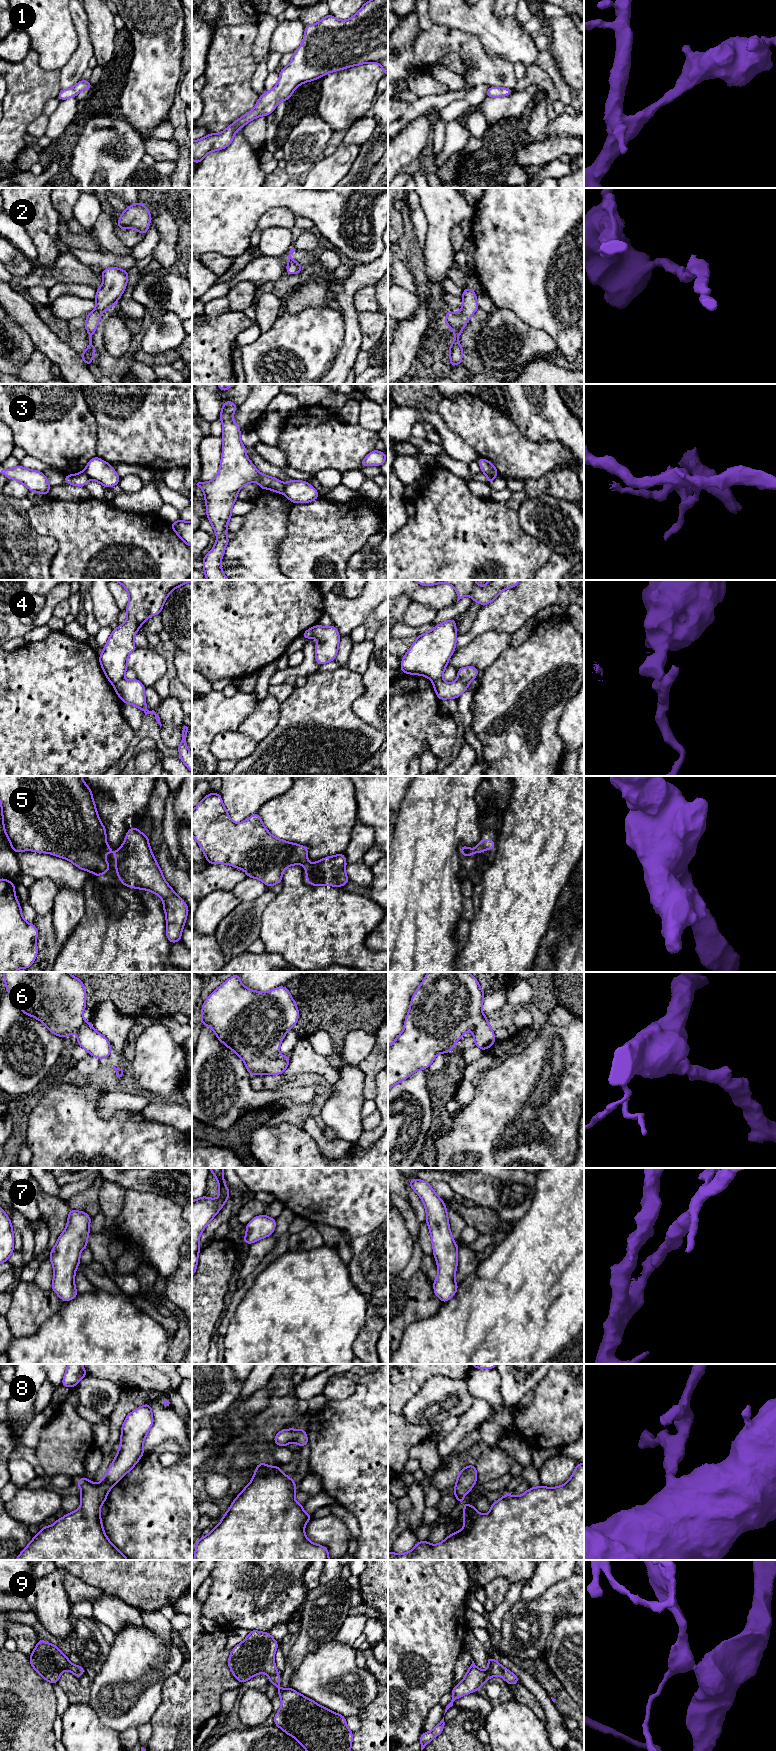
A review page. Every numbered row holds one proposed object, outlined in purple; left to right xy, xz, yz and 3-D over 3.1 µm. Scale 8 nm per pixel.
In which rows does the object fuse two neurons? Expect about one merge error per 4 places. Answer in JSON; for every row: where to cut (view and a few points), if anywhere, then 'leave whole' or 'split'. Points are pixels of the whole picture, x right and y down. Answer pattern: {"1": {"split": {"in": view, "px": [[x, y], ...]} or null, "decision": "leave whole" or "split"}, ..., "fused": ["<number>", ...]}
{"1": {"split": null, "decision": "leave whole"}, "2": {"split": null, "decision": "leave whole"}, "3": {"split": {"in": "xz", "px": [[284, 483], [281, 492]]}, "decision": "split"}, "4": {"split": {"in": "xz", "px": [[315, 627], [314, 636]]}, "decision": "split"}, "5": {"split": null, "decision": "leave whole"}, "6": {"split": null, "decision": "leave whole"}, "7": {"split": null, "decision": "leave whole"}, "8": {"split": null, "decision": "leave whole"}, "9": {"split": null, "decision": "leave whole"}, "fused": ["3", "4"]}

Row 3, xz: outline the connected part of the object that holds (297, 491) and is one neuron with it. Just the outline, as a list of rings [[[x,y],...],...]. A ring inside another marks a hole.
[[[294,480],[284,483],[282,493],[293,504],[295,503],[310,503],[320,497],[316,489],[307,481]]]

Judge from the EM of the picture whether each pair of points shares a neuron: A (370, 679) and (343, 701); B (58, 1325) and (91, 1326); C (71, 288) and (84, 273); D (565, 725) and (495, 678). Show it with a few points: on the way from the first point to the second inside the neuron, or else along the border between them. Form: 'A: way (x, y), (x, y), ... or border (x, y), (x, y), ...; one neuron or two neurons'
A: border (362, 674), (363, 692), (352, 703), (352, 706); two neurons
B: way (66, 1325), (83, 1325); one neuron
C: border (58, 282), (83, 283), (96, 288); two neurons
D: border (570, 700), (558, 722), (558, 736), (562, 744); two neurons

